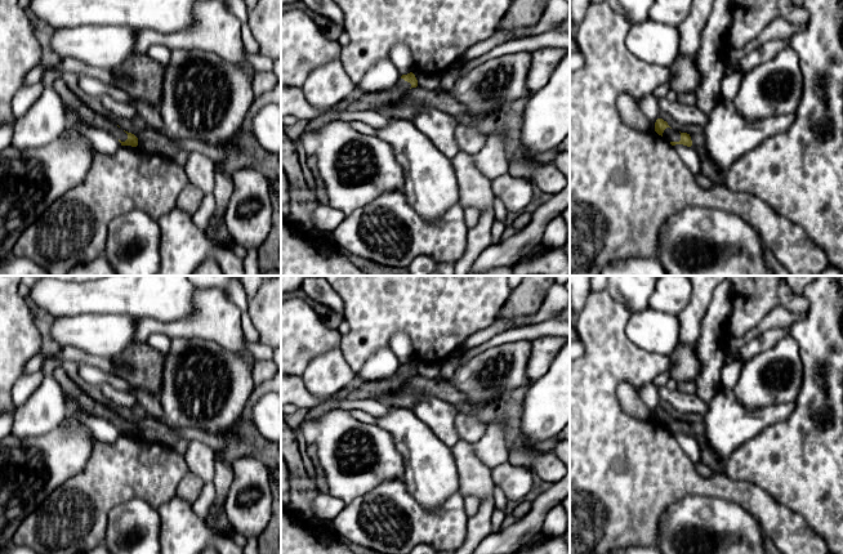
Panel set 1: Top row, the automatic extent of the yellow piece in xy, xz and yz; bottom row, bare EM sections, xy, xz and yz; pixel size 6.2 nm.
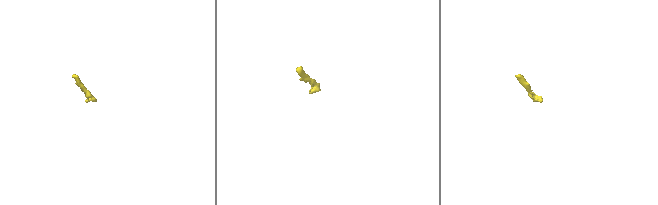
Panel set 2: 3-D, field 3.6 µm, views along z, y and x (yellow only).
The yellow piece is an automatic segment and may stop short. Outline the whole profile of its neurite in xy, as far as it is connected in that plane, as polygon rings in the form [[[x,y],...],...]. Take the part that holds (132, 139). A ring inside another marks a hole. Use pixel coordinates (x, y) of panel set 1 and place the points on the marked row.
[[[61,76],[52,77],[50,82],[54,90],[61,97],[62,102],[64,103],[66,115],[68,110],[73,110],[81,121],[88,125],[101,128],[107,130],[110,134],[116,137],[121,146],[138,146],[138,138],[122,130],[117,122],[107,113],[99,115],[89,108],[63,81]]]

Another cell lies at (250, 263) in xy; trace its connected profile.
[[[247,250],[244,263],[244,276],[260,276],[257,250]]]

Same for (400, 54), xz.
[[[396,44],[389,52],[389,61],[397,67],[401,75],[407,75],[414,70],[414,59],[406,44]]]

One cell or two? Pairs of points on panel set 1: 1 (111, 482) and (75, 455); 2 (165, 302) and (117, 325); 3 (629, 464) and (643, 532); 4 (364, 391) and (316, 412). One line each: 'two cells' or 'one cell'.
1: two cells
2: two cells
3: one cell
4: one cell

